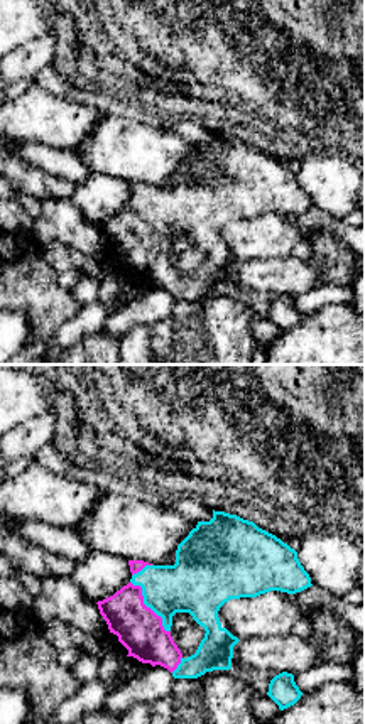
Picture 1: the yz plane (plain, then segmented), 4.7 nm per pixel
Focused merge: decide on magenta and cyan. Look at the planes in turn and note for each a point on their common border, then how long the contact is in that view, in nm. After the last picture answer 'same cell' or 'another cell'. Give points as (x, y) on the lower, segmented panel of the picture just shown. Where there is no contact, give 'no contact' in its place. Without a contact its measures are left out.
meets magenta at (146, 606); contact 320 nm long

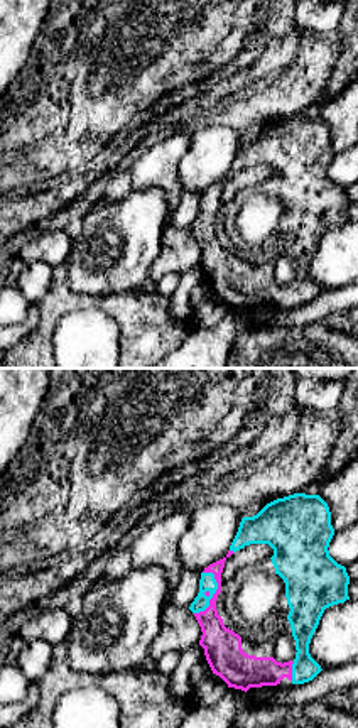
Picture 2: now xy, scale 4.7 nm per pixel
meets magenta at (213, 595); contact 220 nm long

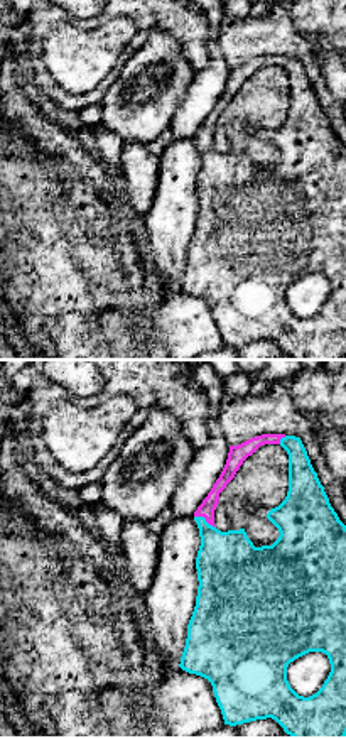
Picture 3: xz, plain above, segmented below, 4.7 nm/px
meets magenta at (205, 517); contact 120 nm long

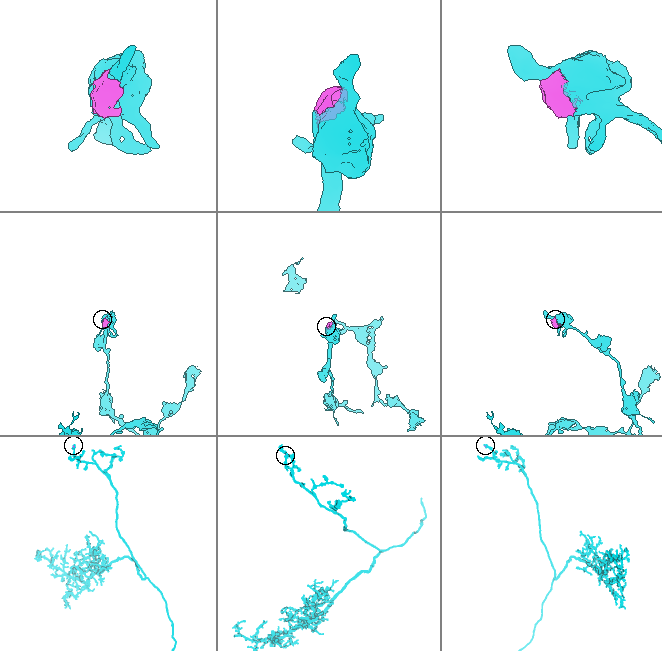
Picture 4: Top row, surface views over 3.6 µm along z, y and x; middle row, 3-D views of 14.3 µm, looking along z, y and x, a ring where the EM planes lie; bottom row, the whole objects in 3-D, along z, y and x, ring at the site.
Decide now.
same cell

